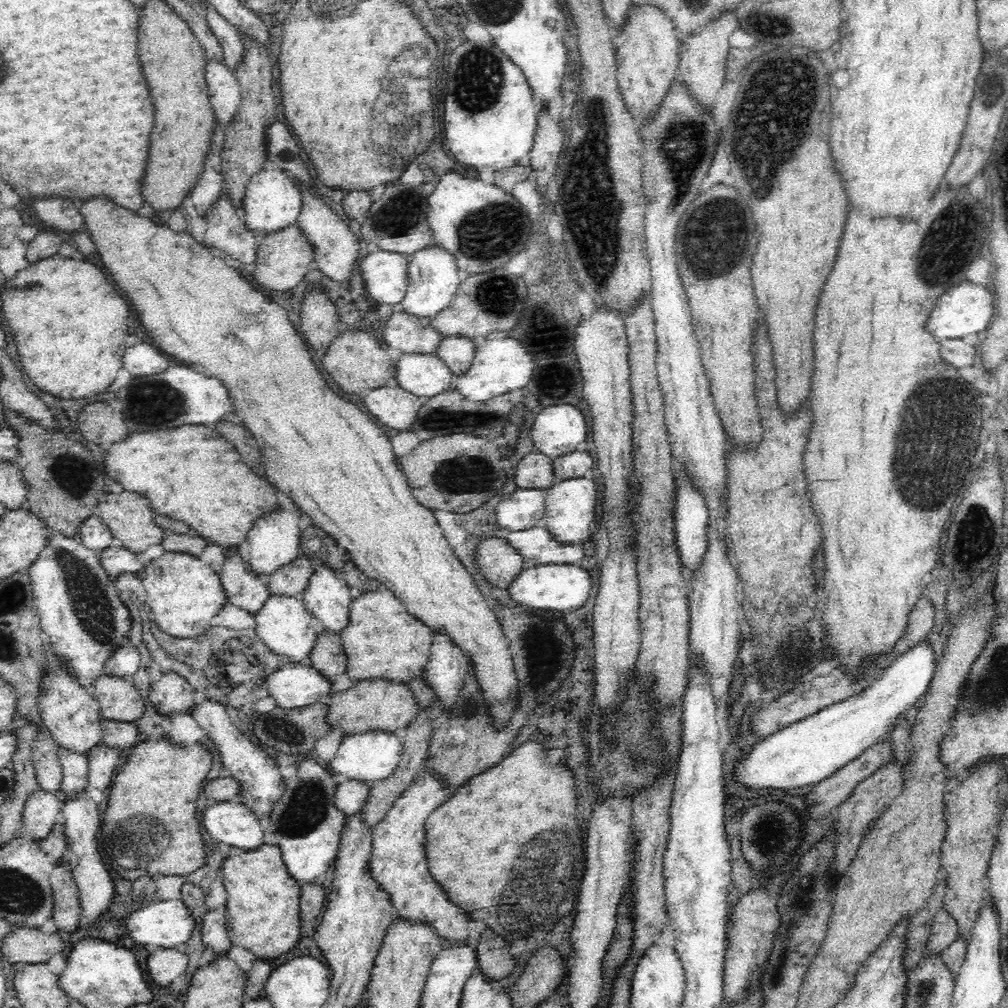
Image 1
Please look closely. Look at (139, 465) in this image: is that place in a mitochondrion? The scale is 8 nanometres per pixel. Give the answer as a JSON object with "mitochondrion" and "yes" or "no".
{"mitochondrion":"no"}

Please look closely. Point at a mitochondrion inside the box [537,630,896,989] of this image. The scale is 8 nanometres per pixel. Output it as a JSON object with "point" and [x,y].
{"point":[799,903]}

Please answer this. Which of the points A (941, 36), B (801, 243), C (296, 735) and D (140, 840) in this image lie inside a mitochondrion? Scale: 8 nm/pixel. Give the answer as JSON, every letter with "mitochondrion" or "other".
{"A":"other","B":"other","C":"mitochondrion","D":"mitochondrion"}

